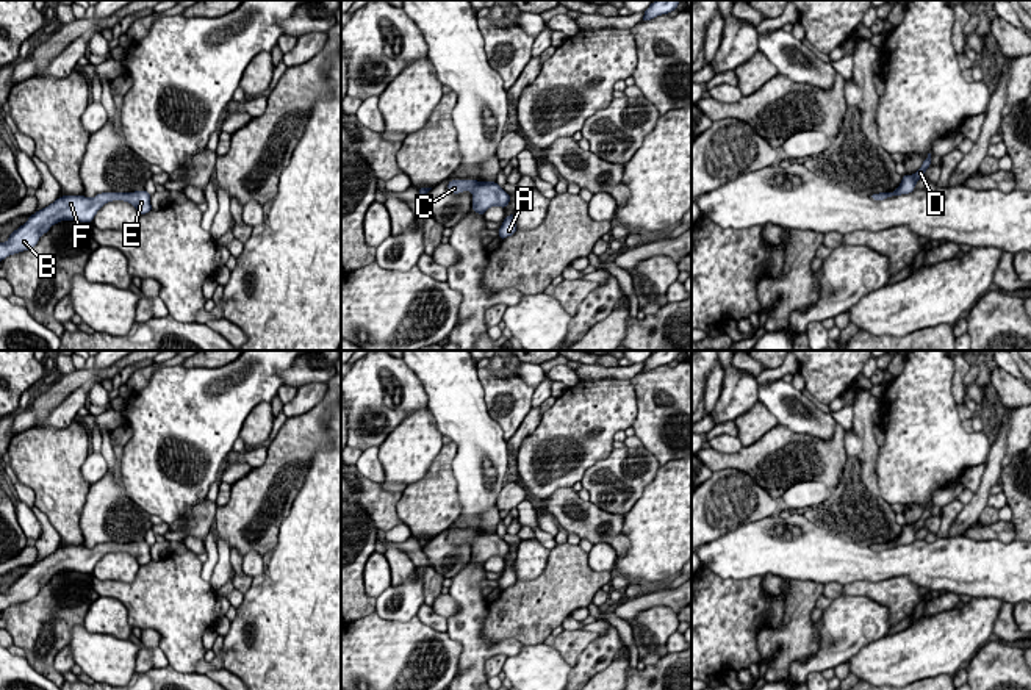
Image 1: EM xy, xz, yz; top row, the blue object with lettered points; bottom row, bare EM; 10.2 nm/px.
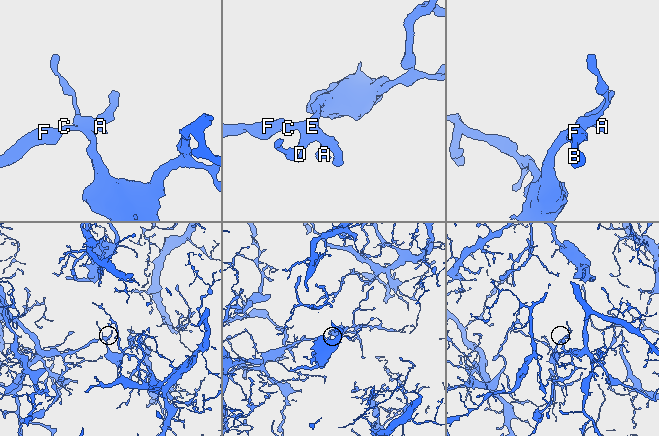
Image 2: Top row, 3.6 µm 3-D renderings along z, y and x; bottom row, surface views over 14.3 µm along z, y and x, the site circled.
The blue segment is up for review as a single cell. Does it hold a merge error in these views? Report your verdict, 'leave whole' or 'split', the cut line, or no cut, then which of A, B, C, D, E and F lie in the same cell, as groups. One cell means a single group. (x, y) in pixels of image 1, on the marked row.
leave whole; cut none; groups A B C D E F

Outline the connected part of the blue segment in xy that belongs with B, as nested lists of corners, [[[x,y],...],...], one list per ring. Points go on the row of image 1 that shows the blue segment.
[[[102,192],[89,199],[84,196],[63,196],[48,207],[36,211],[28,221],[14,230],[6,243],[0,243],[0,261],[9,255],[34,247],[39,238],[61,221],[92,222],[97,211],[108,202],[130,202],[139,214],[152,211],[150,194],[135,192]]]

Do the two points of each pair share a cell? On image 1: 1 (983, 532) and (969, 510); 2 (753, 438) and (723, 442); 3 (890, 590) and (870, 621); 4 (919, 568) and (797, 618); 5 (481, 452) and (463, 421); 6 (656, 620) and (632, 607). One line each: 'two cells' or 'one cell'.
1: two cells
2: two cells
3: two cells
4: two cells
5: one cell
6: two cells

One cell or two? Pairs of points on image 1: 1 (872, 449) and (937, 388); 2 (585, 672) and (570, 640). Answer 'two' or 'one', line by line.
1: two
2: two

